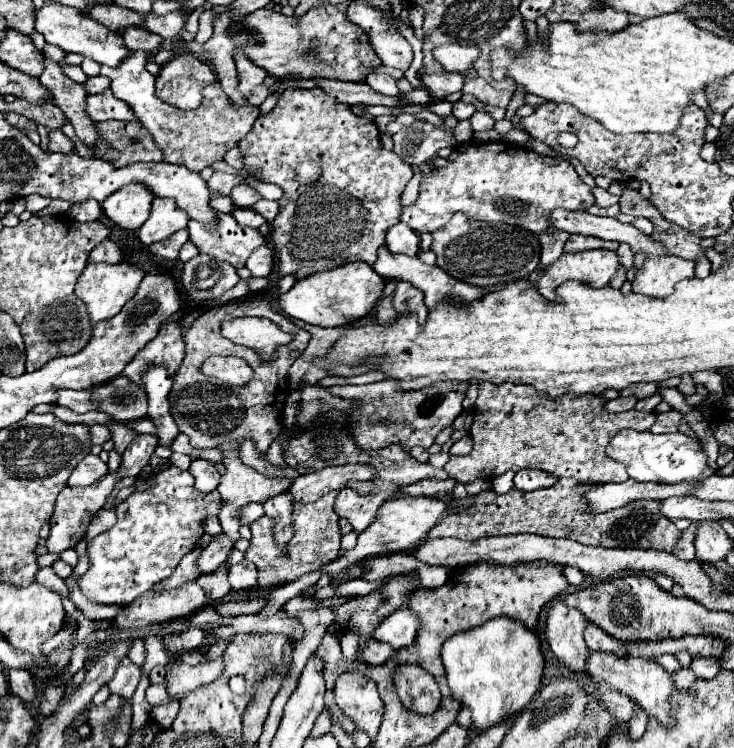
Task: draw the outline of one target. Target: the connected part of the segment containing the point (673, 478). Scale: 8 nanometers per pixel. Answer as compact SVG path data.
M620 431L606 447L606 455L614 461L626 465L628 475L636 481L654 481L654 483L680 483L680 481L698 481L714 475L716 471L708 467L706 453L700 449L698 441L684 433L654 435L650 431Z

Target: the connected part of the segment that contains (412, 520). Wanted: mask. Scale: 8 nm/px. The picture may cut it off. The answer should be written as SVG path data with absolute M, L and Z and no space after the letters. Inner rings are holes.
M406 497L406 499L388 499L380 509L378 509L378 517L374 519L374 523L370 523L370 527L366 531L362 531L358 535L358 543L354 549L346 551L338 561L330 563L326 567L326 571L330 575L338 573L344 567L352 567L356 565L360 559L364 557L372 557L372 555L392 555L392 553L400 553L400 551L410 551L416 549L424 543L426 533L446 517L448 507L438 501L438 499L426 499L426 497Z

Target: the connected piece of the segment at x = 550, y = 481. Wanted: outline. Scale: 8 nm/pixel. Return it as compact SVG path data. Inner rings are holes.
M534 469L518 471L514 477L514 487L520 491L546 489L546 487L552 487L554 483L556 483L556 479L552 475L546 475L544 471L534 471Z

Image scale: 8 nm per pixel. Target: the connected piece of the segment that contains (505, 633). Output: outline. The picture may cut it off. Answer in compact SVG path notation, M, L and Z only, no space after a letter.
M496 617L446 639L442 645L442 663L452 697L472 711L472 725L486 731L498 721L520 713L538 693L544 655L536 635L528 627L508 617Z

